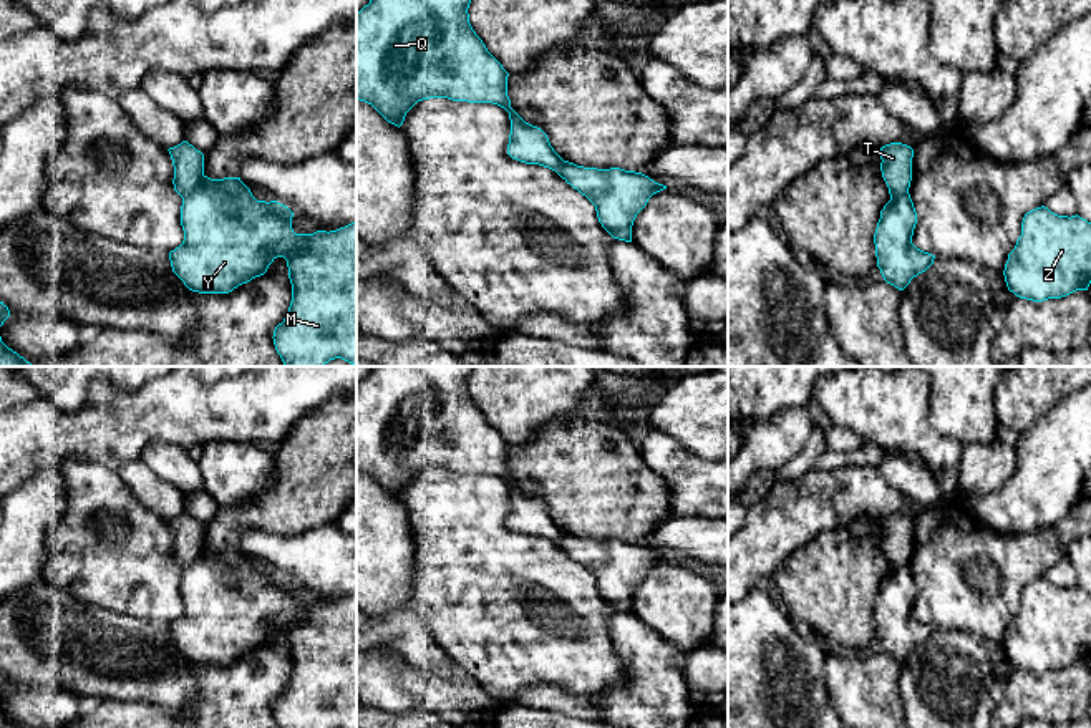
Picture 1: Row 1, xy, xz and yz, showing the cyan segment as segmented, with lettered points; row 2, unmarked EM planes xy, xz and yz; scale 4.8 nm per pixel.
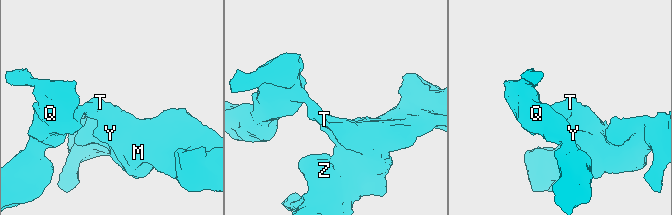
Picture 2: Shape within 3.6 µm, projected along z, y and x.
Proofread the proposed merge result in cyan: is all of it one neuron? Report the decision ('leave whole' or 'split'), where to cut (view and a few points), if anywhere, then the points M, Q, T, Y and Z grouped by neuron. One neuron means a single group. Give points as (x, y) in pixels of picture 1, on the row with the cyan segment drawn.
split; cut in xy along (204, 176), (183, 199); M Y Z / Q T

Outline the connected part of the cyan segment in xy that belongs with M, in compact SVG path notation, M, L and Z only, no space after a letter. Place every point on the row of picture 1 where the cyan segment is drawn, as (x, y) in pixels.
M240 177L211 179L182 199L184 240L169 252L172 272L199 294L229 294L284 257L292 284L289 313L274 330L285 366L323 366L342 358L356 366L356 222L337 231L295 234L293 212L277 201L257 201Z

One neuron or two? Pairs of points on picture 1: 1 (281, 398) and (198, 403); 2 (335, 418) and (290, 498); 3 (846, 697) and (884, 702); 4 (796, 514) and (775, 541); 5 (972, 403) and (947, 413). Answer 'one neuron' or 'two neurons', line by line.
1: one neuron
2: one neuron
3: one neuron
4: one neuron
5: one neuron

